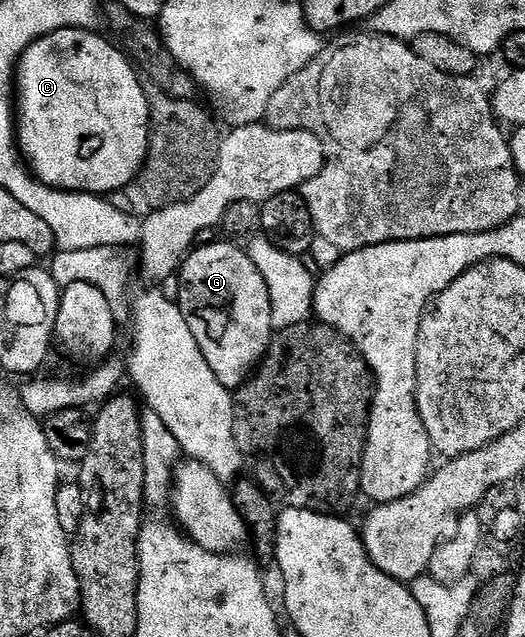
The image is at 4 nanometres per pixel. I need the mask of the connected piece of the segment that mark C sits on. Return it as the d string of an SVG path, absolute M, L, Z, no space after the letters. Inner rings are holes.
M58 29L33 42L19 59L17 66L17 144L20 154L37 180L54 189L70 193L94 193L111 195L123 189L131 180L140 176L151 145L151 102L149 93L143 90L144 82L128 54L118 44L110 45L98 32L90 29Z

